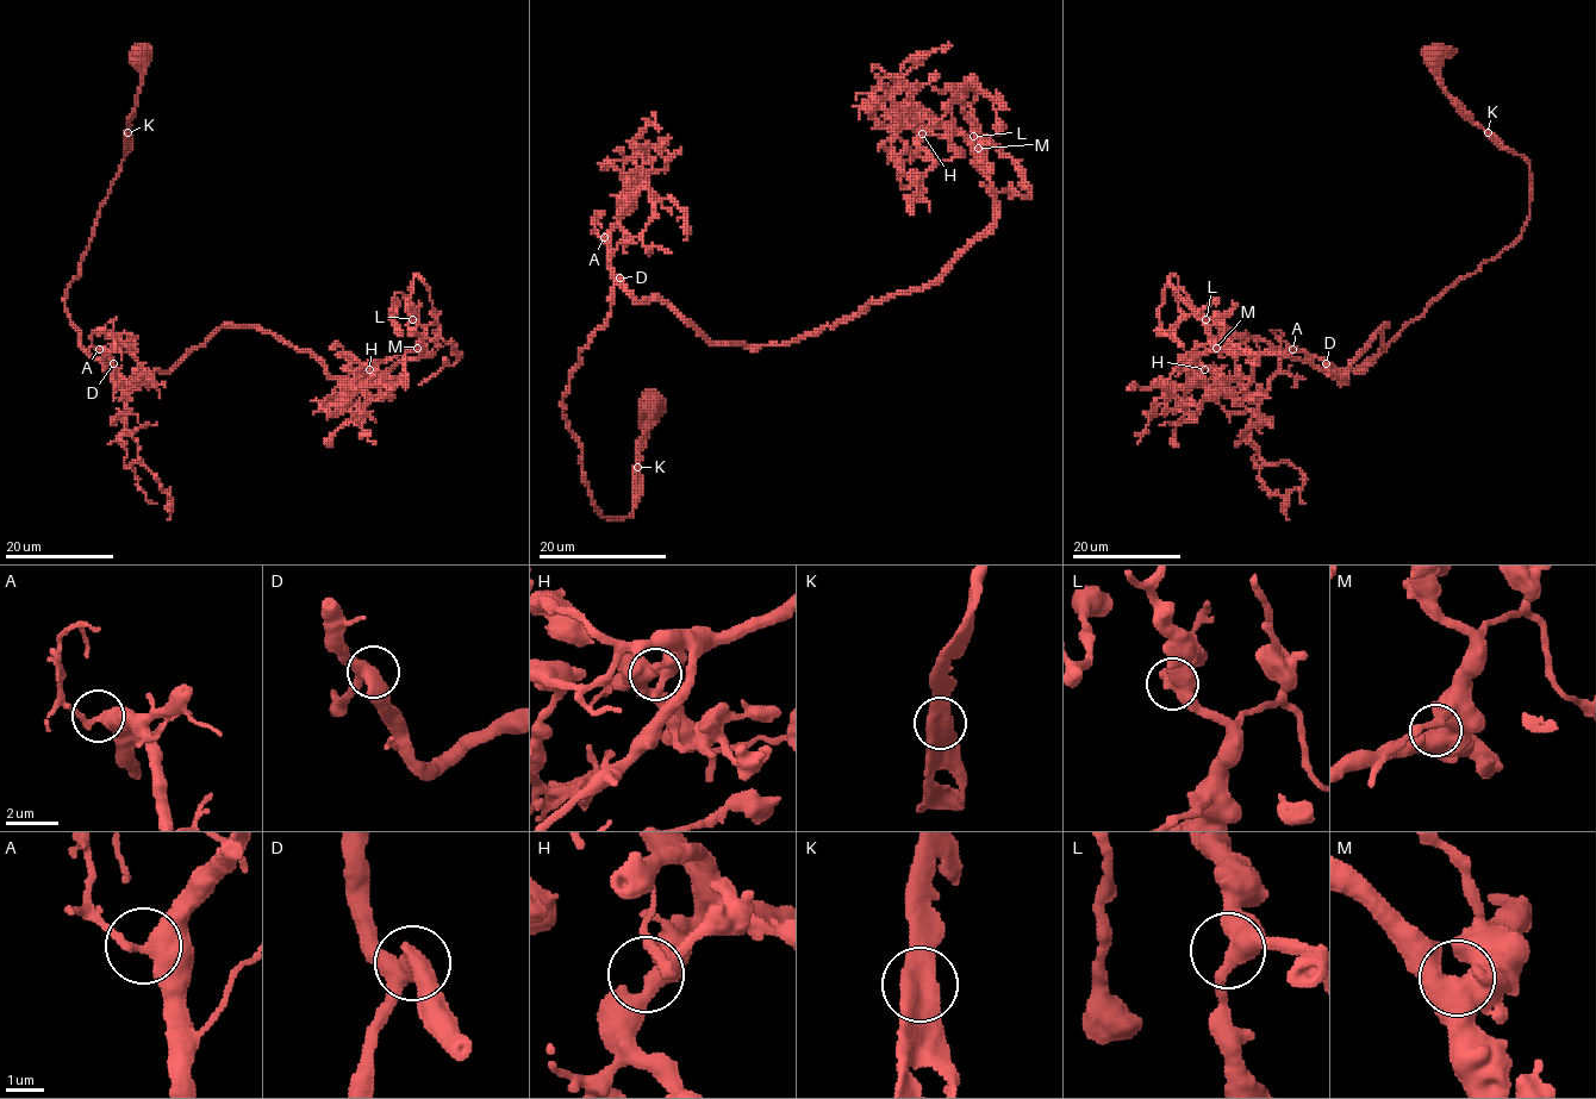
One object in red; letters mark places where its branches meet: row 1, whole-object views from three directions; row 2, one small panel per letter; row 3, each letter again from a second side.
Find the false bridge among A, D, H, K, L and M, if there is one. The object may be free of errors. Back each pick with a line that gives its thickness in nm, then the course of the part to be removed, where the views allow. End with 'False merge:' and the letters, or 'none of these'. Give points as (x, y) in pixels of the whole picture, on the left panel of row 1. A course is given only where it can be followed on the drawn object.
False merge: none of these

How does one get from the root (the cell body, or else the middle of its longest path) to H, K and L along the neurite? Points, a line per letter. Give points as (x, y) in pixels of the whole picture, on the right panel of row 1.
H: (1436, 58), (1529, 163), (1522, 235), (1344, 382), (1384, 325), (1342, 379), (1204, 369)
K: (1436, 58), (1441, 58), (1439, 75), (1442, 91), (1487, 132)
L: (1436, 58), (1529, 163), (1522, 235), (1344, 382), (1384, 325), (1339, 379), (1205, 319)

